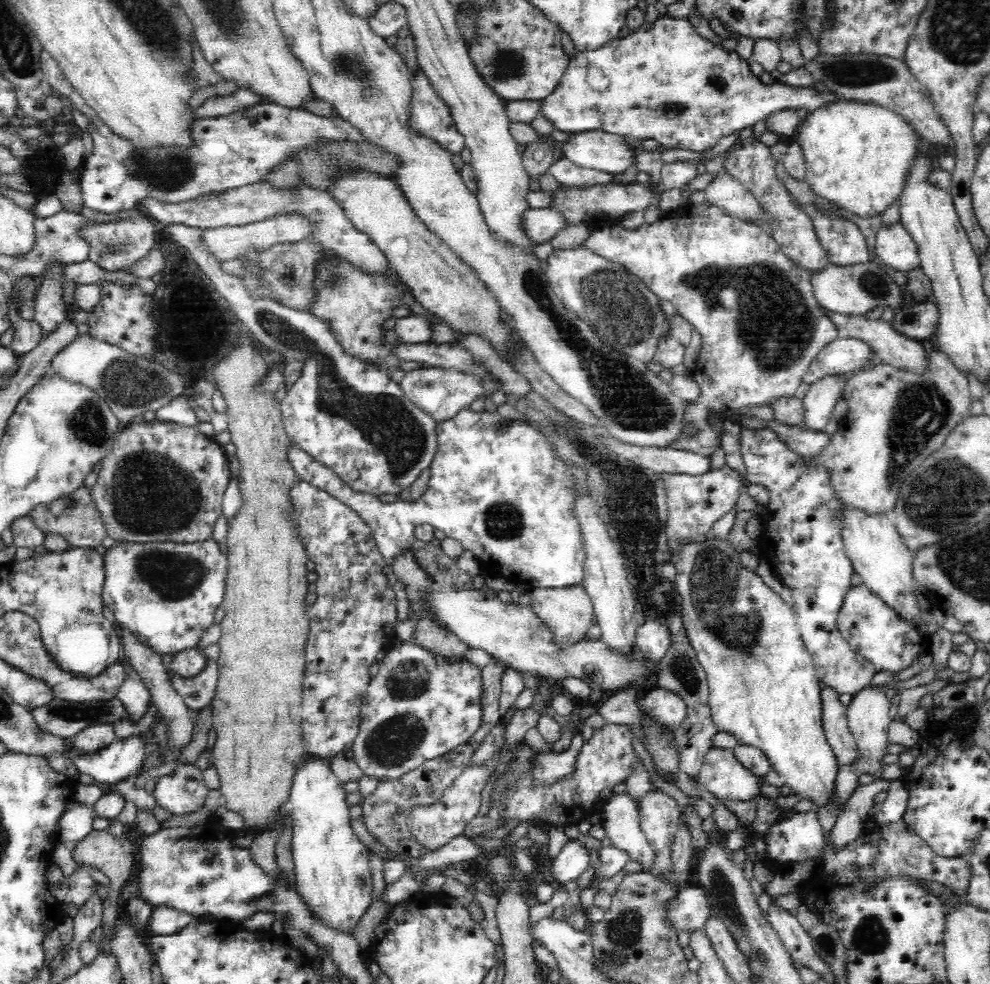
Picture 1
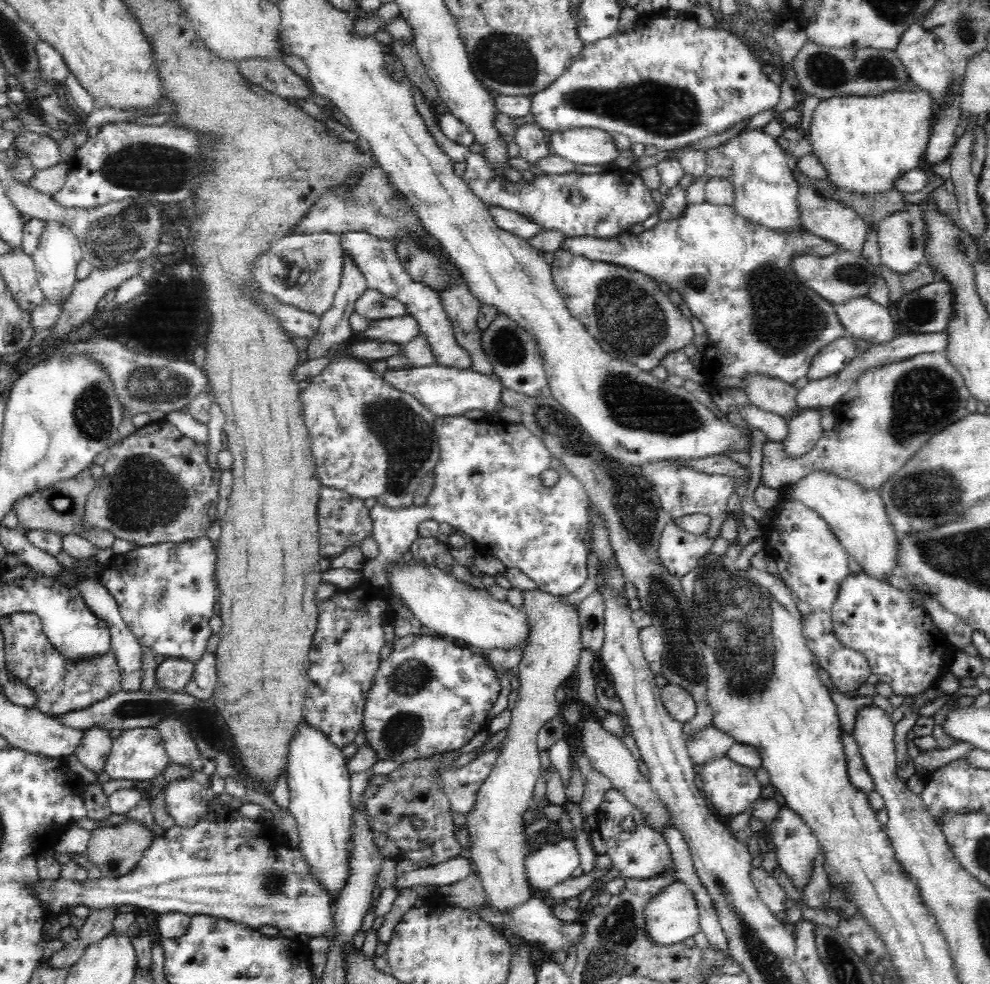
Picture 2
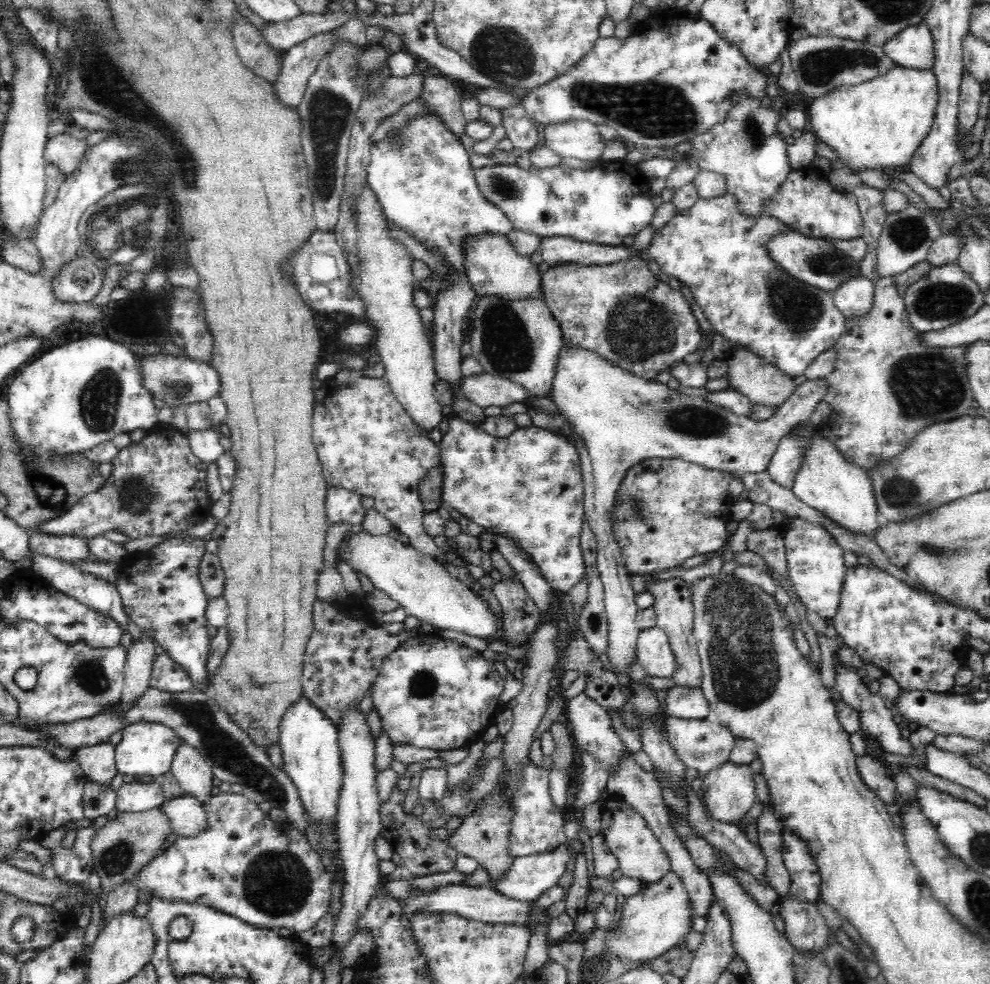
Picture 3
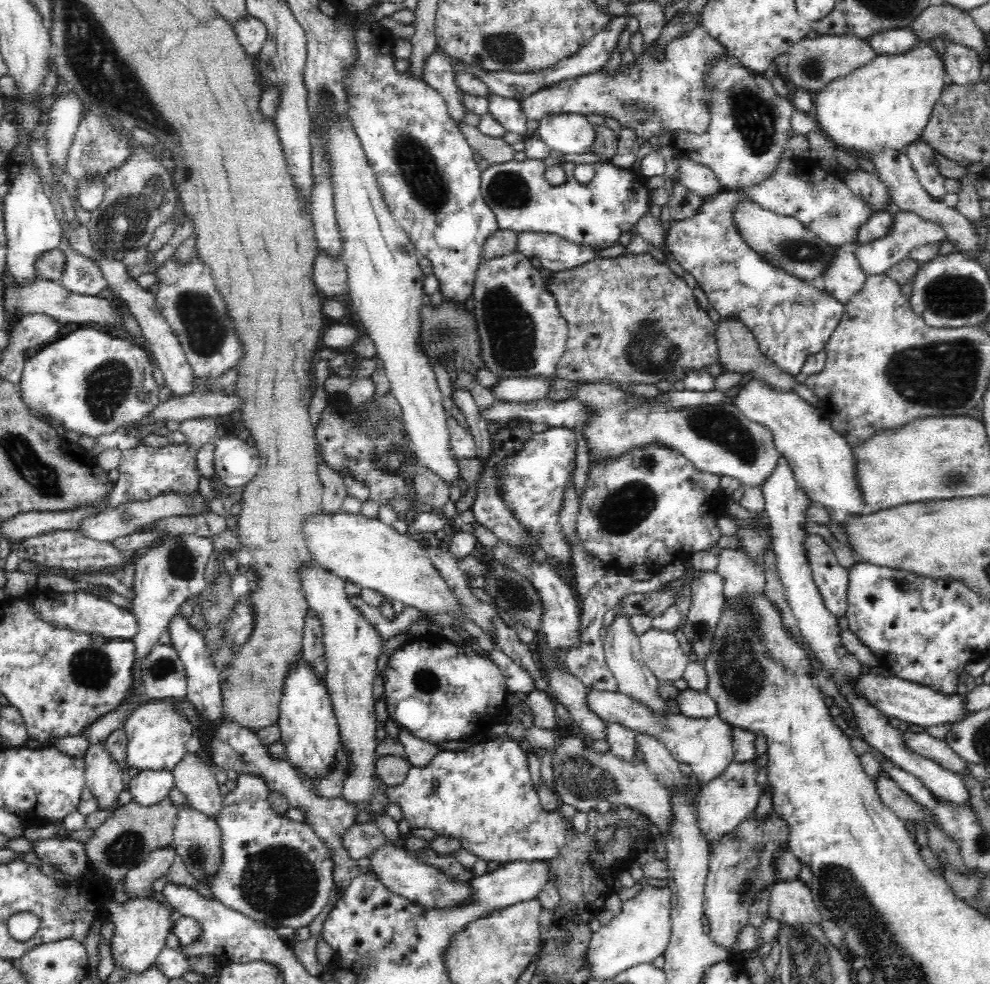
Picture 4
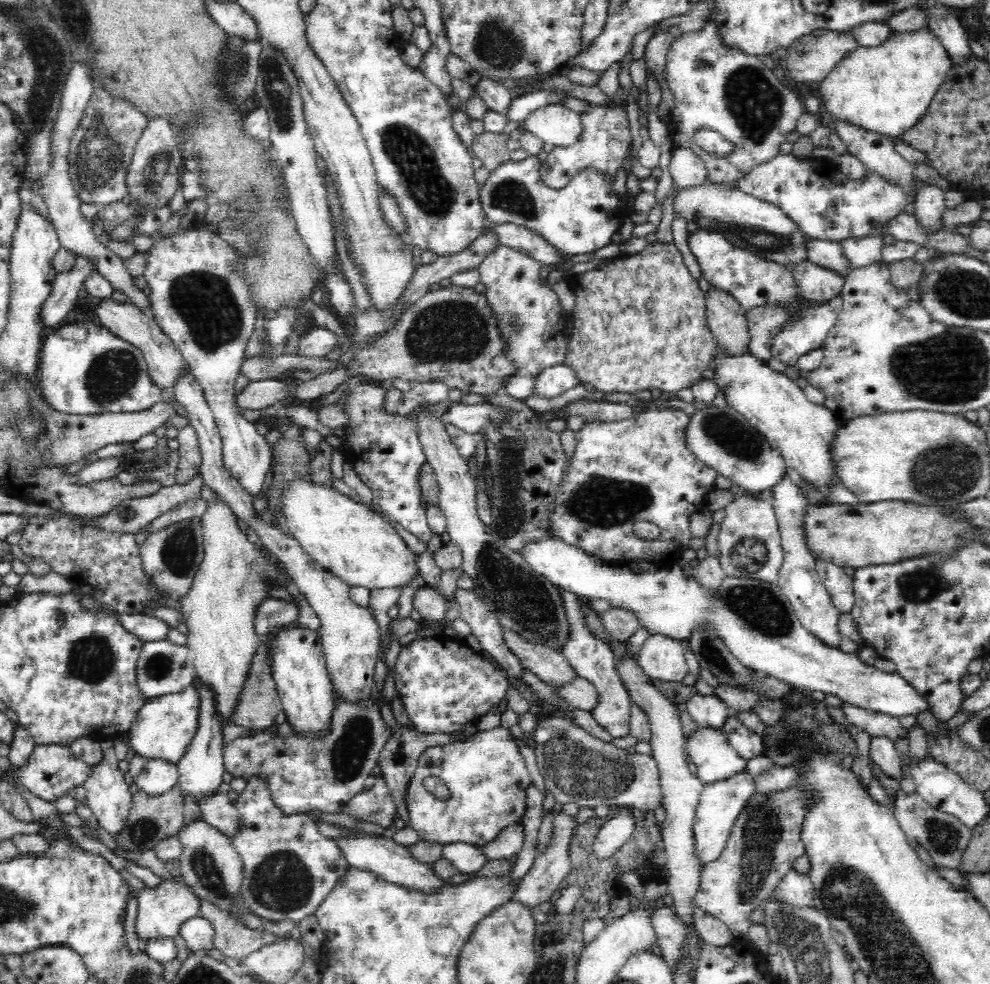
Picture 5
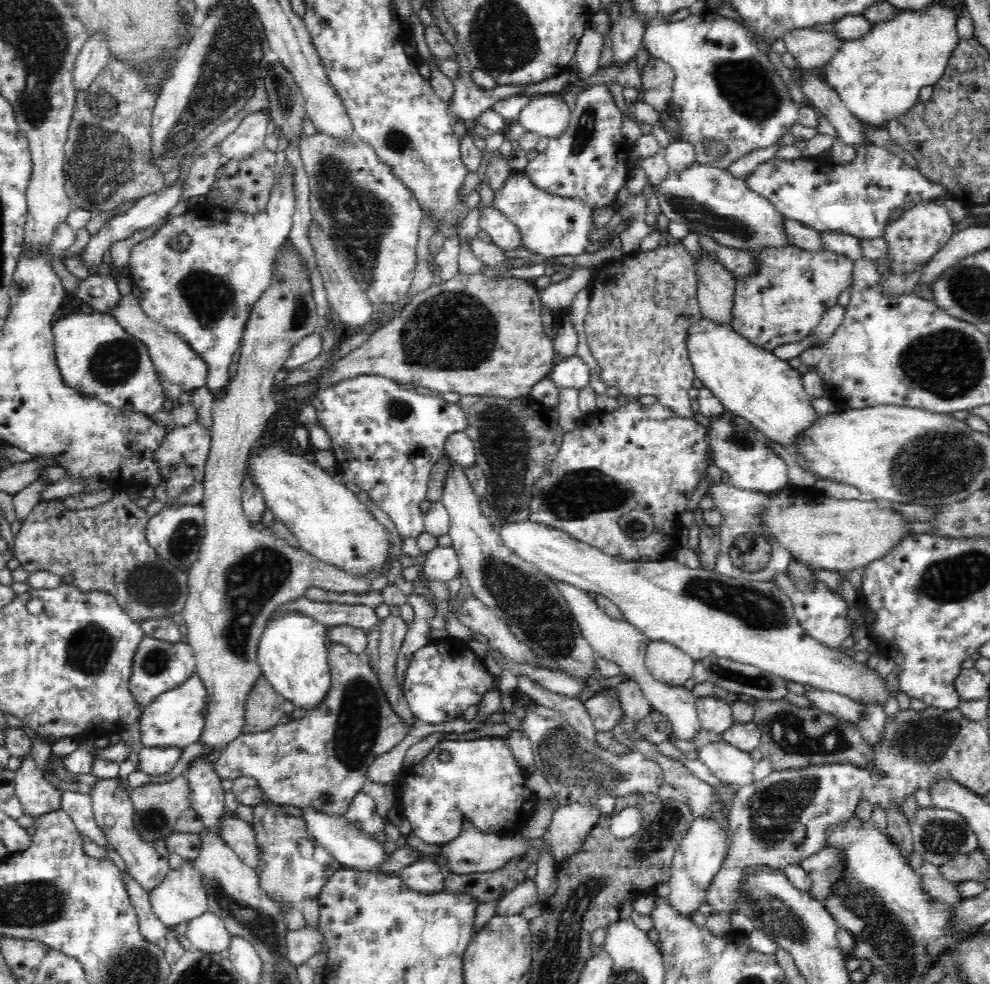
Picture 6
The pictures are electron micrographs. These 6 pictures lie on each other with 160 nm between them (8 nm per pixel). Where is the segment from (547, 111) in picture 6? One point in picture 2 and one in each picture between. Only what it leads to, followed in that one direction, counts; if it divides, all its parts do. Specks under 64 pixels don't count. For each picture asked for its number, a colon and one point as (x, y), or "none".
2: (582, 145)
3: (580, 139)
4: (567, 133)
5: (558, 125)

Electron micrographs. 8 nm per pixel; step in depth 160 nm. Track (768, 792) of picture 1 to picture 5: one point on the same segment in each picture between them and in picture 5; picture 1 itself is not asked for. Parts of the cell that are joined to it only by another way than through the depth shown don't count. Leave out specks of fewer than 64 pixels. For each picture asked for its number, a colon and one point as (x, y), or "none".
2: (730, 788)
3: (728, 792)
4: (725, 802)
5: (720, 804)

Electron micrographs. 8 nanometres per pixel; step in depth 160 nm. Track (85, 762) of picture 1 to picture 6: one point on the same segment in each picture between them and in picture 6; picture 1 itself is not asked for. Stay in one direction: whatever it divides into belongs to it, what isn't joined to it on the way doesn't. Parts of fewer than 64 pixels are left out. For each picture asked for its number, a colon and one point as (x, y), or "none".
2: (138, 754)
3: (147, 748)
4: (158, 737)
5: (164, 727)
6: (176, 719)

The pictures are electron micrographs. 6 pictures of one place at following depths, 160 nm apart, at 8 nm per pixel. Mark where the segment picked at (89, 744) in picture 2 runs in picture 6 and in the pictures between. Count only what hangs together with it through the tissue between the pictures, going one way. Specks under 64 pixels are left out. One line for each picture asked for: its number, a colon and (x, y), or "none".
3: (97, 762)
4: (103, 775)
5: (108, 797)
6: (147, 862)

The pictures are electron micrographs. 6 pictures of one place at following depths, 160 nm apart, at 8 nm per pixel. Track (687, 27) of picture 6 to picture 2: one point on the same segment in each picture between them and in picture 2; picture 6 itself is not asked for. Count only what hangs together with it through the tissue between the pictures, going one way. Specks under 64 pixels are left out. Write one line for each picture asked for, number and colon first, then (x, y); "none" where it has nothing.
2: (765, 192)
3: (745, 148)
4: (748, 131)
5: (718, 87)

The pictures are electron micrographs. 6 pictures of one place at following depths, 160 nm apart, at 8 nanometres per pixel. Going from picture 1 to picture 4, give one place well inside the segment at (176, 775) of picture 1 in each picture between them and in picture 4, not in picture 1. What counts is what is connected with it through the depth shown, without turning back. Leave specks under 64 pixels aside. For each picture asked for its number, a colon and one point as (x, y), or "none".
2: (186, 801)
3: (186, 814)
4: (196, 836)

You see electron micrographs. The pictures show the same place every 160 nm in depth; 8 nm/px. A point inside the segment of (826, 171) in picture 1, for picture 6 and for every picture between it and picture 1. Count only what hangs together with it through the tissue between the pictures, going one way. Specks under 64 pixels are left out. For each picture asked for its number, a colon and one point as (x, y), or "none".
2: (865, 143)
3: (878, 124)
4: (887, 104)
5: (887, 89)
6: (878, 77)

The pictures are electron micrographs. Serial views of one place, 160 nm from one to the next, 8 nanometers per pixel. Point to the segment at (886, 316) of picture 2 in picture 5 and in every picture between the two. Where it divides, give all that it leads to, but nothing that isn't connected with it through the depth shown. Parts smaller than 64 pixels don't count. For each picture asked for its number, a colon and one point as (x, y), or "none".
3: (855, 298)
4: (845, 277)
5: (828, 254)

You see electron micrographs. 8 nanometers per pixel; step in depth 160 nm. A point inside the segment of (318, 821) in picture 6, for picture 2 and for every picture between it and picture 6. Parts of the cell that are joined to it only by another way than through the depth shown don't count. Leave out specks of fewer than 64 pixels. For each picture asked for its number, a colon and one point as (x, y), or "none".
2: (534, 921)
3: (484, 904)
4: (399, 871)
5: (390, 861)

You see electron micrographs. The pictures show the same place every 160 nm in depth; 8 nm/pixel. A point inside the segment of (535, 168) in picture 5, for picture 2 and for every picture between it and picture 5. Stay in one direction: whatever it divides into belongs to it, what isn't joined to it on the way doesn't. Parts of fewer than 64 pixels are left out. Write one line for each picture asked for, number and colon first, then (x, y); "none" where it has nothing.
2: (603, 205)
3: (598, 206)
4: (596, 214)

